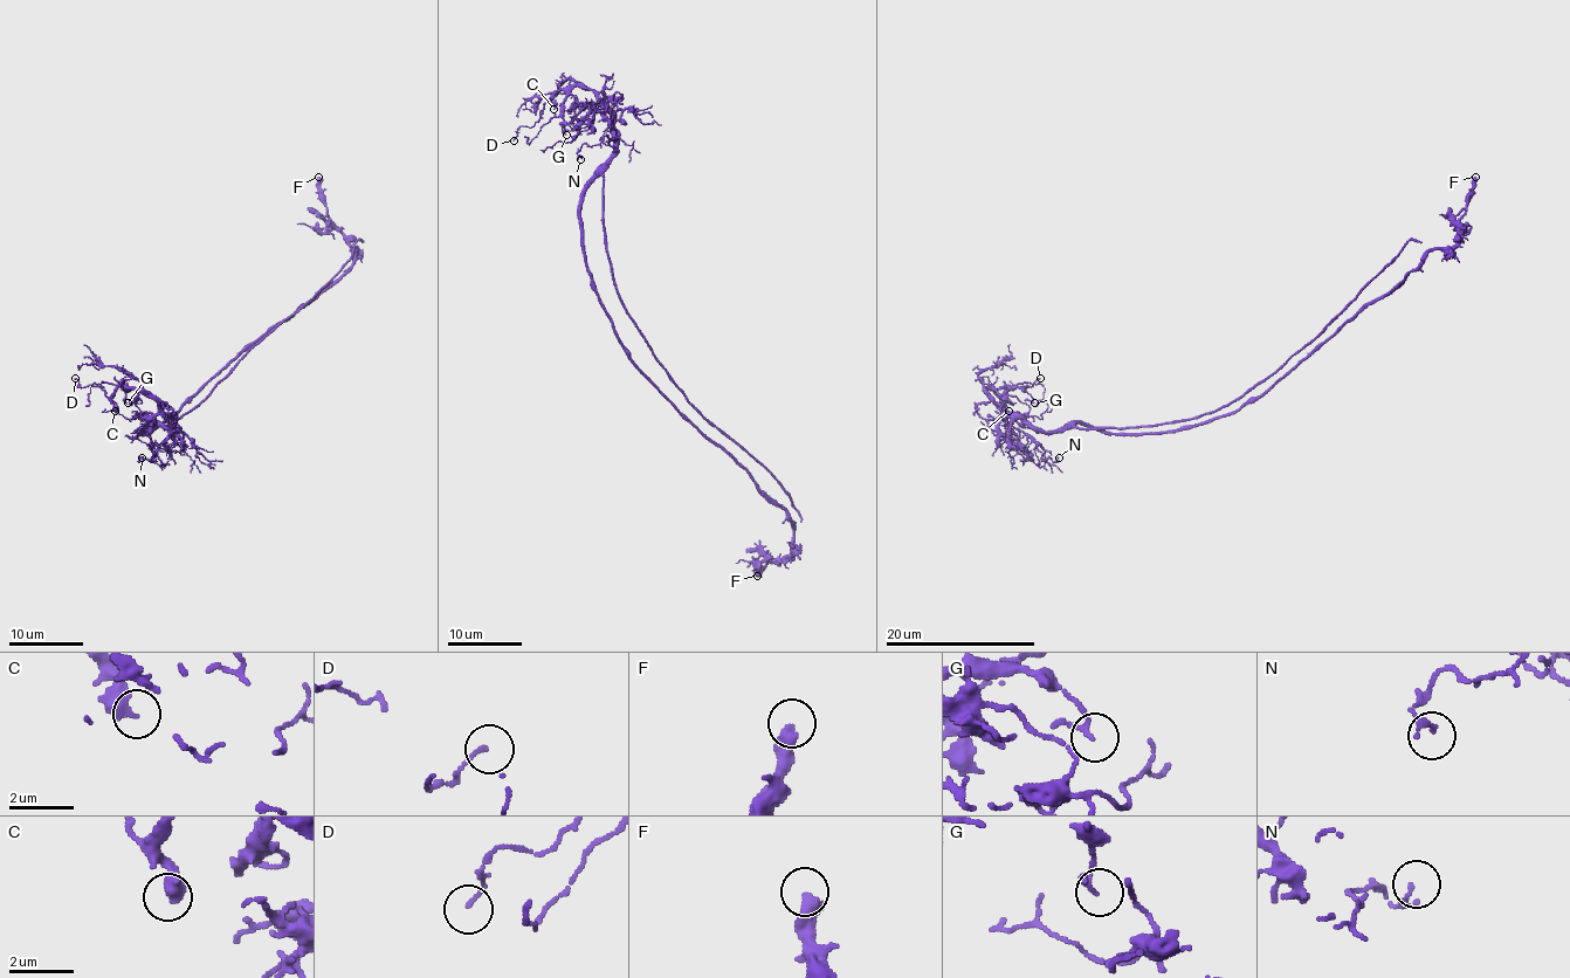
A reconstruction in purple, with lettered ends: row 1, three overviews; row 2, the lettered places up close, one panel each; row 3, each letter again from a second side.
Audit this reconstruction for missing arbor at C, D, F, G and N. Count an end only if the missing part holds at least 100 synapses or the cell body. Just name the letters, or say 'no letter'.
no letter

